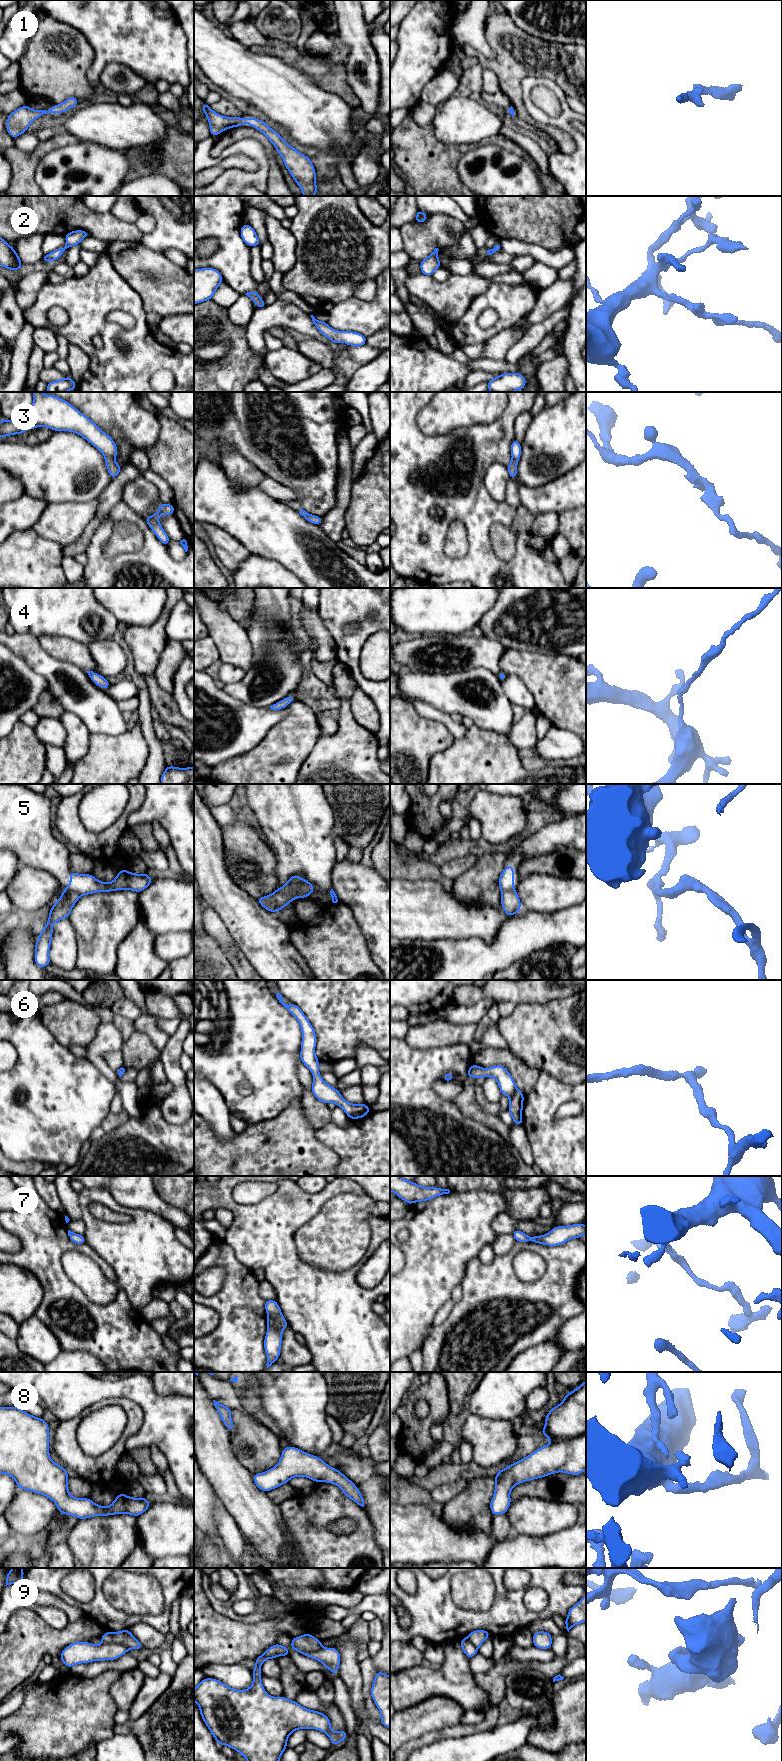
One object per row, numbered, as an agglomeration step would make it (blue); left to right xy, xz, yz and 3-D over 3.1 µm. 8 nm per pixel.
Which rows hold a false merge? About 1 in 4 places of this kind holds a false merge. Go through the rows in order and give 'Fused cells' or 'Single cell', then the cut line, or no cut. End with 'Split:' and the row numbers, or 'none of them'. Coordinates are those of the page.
1: Single cell. No split
2: Single cell. No split
3: Single cell. No split
4: Single cell. No split
5: Fused cells. Split along xy (65, 889), (76, 891), (81, 895)
6: Single cell. No split
7: Single cell. No split
8: Single cell. No split
9: Fused cells. Split along xy (102, 1641), (122, 1644), (127, 1649)
Split: 5, 9

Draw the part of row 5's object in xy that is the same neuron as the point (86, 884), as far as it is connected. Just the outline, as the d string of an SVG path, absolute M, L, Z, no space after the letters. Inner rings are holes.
M123 869L117 873L116 878L110 882L101 882L92 874L78 874L70 871L70 884L66 886L66 891L74 891L82 895L89 895L97 892L110 892L117 890L132 890L140 893L146 889L154 879L146 872L142 874L130 873Z

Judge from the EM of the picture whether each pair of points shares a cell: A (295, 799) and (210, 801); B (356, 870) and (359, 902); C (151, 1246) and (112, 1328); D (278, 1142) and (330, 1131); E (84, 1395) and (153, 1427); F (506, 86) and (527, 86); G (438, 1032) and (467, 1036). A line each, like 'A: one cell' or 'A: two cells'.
A: two cells
B: one cell
C: two cells
D: two cells
E: one cell
F: two cells
G: one cell

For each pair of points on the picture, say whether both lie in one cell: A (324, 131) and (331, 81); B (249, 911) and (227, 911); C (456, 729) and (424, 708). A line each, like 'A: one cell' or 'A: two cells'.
A: two cells
B: one cell
C: one cell

